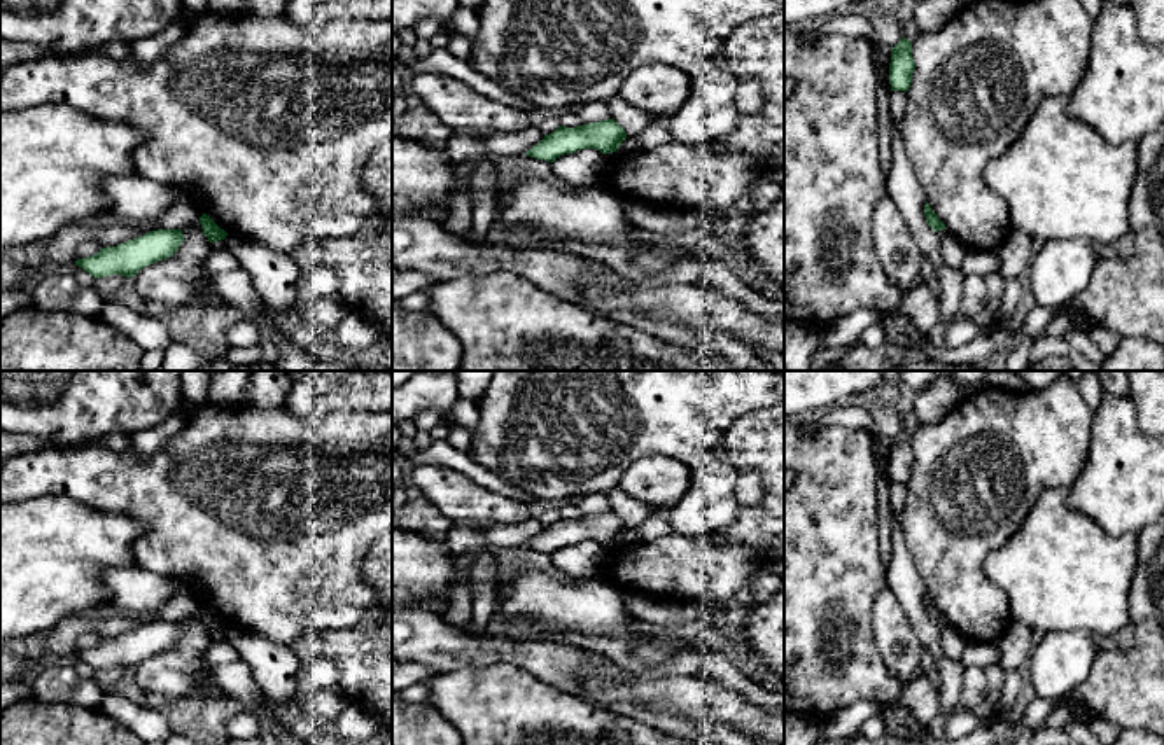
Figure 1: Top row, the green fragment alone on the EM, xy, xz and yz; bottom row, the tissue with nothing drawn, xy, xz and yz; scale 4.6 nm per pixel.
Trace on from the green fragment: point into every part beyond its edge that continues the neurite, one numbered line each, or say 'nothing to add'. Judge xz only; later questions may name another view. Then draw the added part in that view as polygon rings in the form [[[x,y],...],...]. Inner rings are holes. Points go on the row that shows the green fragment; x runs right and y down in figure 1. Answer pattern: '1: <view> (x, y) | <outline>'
nothing to add

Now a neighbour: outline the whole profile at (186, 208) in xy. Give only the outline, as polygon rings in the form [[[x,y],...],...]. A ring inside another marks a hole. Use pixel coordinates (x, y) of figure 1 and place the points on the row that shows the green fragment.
[[[173,189],[175,199],[168,212],[156,222],[149,224],[149,231],[158,229],[182,229],[200,220],[203,215],[203,203],[189,189]]]

